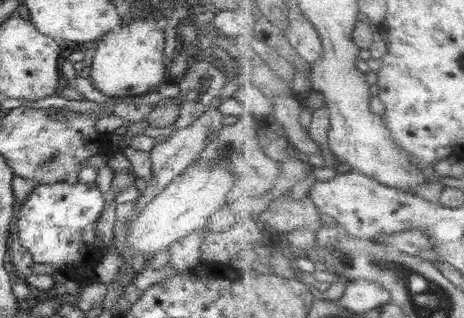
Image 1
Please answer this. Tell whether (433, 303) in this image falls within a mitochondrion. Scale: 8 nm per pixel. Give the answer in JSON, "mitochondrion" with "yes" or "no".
{"mitochondrion":"yes"}

